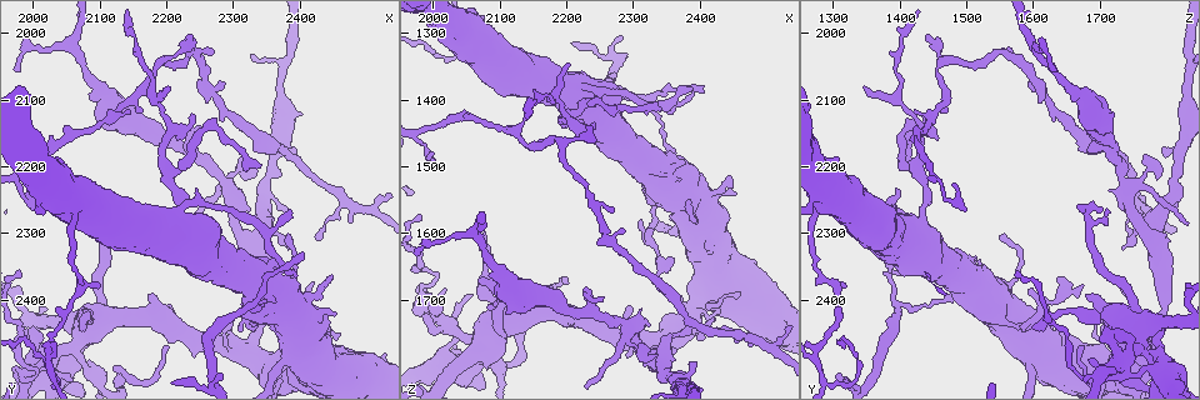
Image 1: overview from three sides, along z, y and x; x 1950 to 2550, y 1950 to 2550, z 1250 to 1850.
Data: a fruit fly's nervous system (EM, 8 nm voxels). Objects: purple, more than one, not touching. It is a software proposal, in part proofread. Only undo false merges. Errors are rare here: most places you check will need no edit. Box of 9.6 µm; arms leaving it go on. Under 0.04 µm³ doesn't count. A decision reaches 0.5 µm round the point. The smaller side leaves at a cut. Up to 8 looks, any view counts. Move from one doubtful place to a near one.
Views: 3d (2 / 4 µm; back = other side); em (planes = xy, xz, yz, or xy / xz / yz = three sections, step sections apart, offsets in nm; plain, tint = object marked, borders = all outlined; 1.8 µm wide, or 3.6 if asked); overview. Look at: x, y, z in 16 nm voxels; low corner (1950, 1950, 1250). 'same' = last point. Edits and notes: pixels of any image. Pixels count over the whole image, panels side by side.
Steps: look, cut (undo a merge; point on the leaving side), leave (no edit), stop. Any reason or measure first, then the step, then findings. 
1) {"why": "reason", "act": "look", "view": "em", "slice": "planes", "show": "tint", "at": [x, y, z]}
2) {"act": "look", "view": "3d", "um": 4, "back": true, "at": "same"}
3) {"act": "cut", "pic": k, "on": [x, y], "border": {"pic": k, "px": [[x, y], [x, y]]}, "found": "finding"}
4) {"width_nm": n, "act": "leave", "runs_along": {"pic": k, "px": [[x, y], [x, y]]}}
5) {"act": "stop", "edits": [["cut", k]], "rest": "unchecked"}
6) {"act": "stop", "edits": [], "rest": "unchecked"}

{"why": "calibre changes", "act": "look", "view": "em", "um": 3.6, "slice": "planes", "show": "tint", "at": [2355, 2385, 1485]}

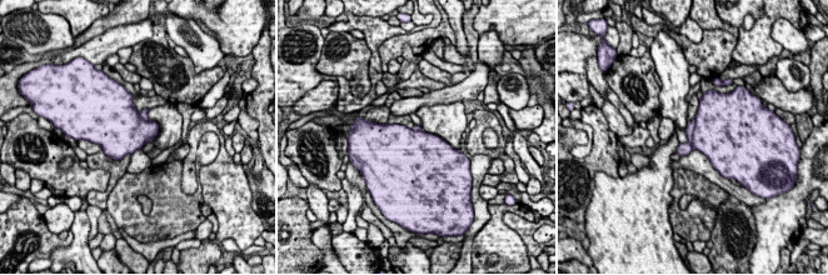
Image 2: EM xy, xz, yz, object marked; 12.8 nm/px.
{"act": "leave", "found": "one cell here"}

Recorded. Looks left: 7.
{"why": "thin neck", "act": "look", "view": "em", "um": 3.6, "slice": "planes", "show": "borders", "at": [2075, 2440, 1770]}

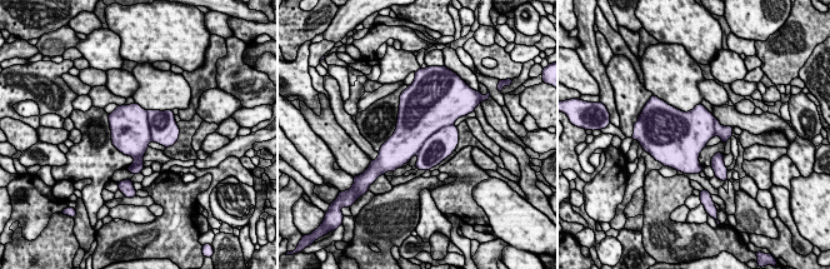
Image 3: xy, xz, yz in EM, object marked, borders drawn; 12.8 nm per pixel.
{"act": "cut", "pic": 3, "on": [440, 145], "border": {"pic": 3, "px": [[451, 124], [434, 131], [418, 153]]}, "found": "a second cell is stuck on"}

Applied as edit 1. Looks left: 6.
{"why": "thin neck", "act": "look", "view": "em", "slice": "planes", "show": "tint", "at": [1990, 2515, 1695]}

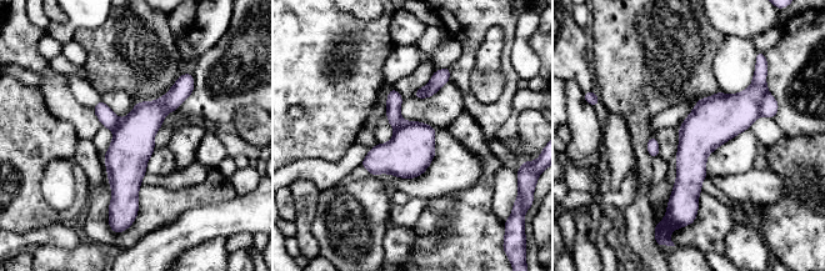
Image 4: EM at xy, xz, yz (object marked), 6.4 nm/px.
{"act": "leave", "runs_along": {"pic": 4, "px": [[181, 79], [133, 137], [126, 210]]}, "found": "continuous, no second cell"}

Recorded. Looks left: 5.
{"act": "stop", "edits": [["cut", 3]], "rest": "unchecked"}

